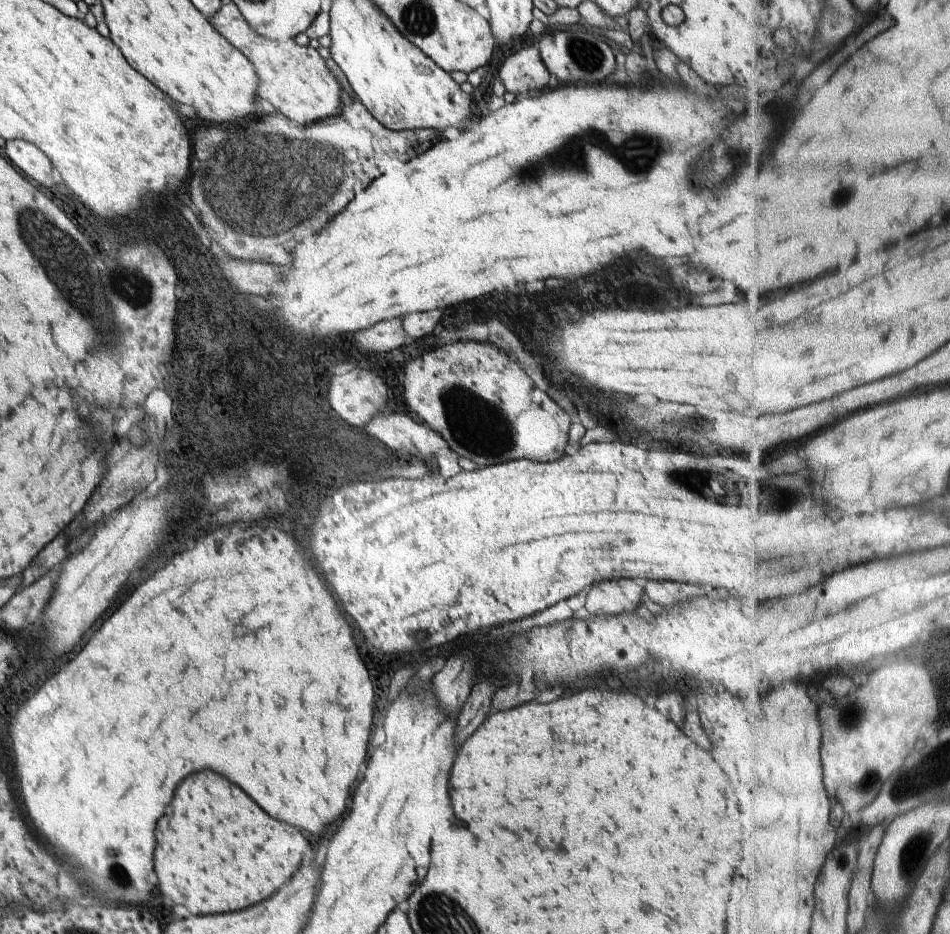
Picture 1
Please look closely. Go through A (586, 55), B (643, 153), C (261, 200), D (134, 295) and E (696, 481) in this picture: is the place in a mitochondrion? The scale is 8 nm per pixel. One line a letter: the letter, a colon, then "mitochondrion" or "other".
A: mitochondrion
B: mitochondrion
C: mitochondrion
D: mitochondrion
E: mitochondrion

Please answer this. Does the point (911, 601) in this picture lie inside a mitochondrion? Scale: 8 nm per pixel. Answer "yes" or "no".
no

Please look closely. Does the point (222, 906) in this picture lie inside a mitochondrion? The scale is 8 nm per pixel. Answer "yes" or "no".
no

